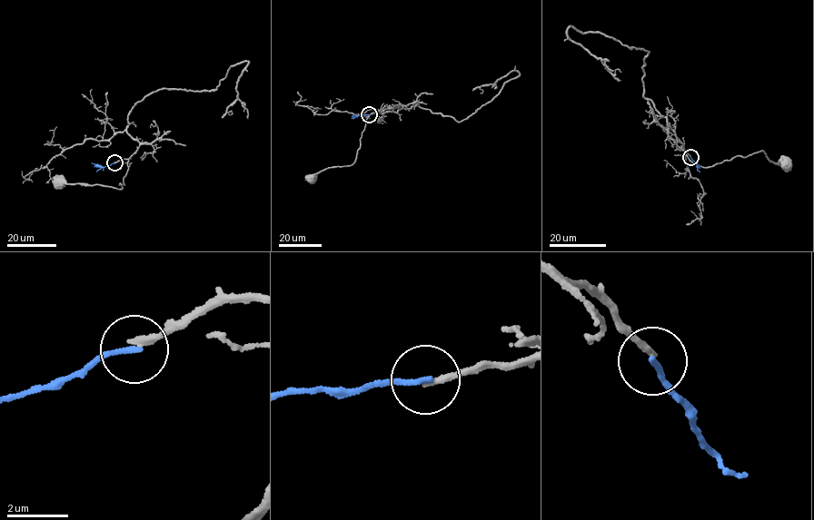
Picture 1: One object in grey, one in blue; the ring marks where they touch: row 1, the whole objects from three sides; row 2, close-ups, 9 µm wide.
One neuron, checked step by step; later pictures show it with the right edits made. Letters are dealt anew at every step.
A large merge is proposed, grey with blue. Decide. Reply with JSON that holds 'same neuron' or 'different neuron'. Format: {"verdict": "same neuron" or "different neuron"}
{"verdict": "different neuron"}

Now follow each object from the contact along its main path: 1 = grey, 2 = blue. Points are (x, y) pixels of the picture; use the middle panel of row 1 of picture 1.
1: (369, 114), (381, 111), (367, 118), (354, 162), (322, 170), (311, 179)
2: (369, 114), (352, 118)

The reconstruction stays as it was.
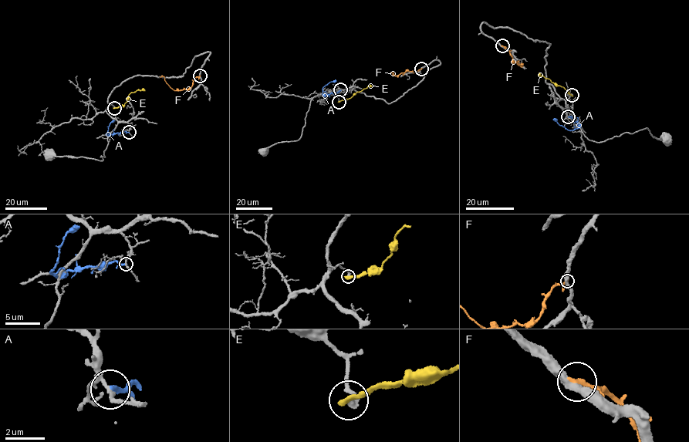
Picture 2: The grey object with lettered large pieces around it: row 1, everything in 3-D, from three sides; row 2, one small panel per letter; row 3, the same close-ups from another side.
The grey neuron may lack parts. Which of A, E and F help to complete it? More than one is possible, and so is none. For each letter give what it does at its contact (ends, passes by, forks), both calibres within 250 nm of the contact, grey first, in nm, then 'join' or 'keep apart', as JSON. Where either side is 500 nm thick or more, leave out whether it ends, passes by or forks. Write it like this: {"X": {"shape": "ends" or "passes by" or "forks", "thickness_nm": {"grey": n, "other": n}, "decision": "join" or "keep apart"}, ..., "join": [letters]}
{"A": {"shape": "ends", "thickness_nm": {"grey": 150, "other": 240}, "decision": "keep apart"}, "E": {"shape": "ends", "thickness_nm": {"grey": 240, "other": 340}, "decision": "keep apart"}, "F": {"shape": "passes by", "thickness_nm": {"grey": 440, "other": 170}, "decision": "keep apart"}, "join": []}

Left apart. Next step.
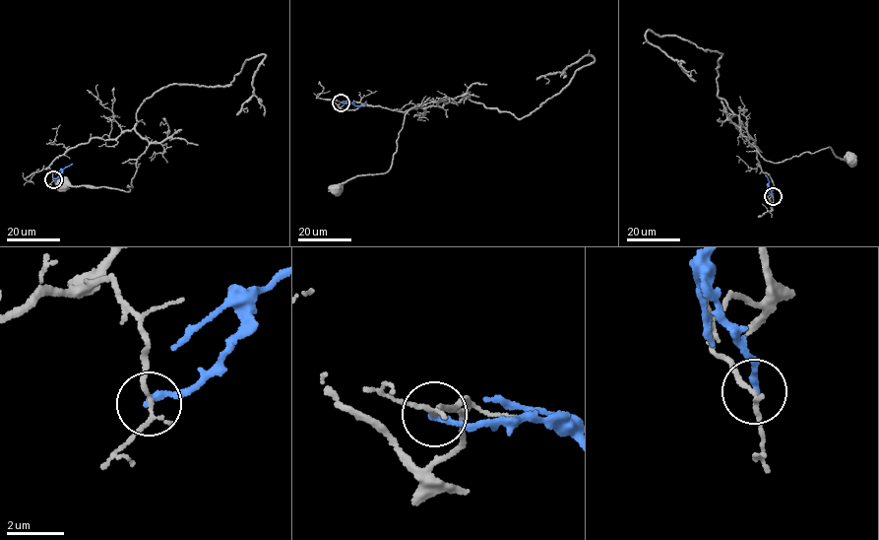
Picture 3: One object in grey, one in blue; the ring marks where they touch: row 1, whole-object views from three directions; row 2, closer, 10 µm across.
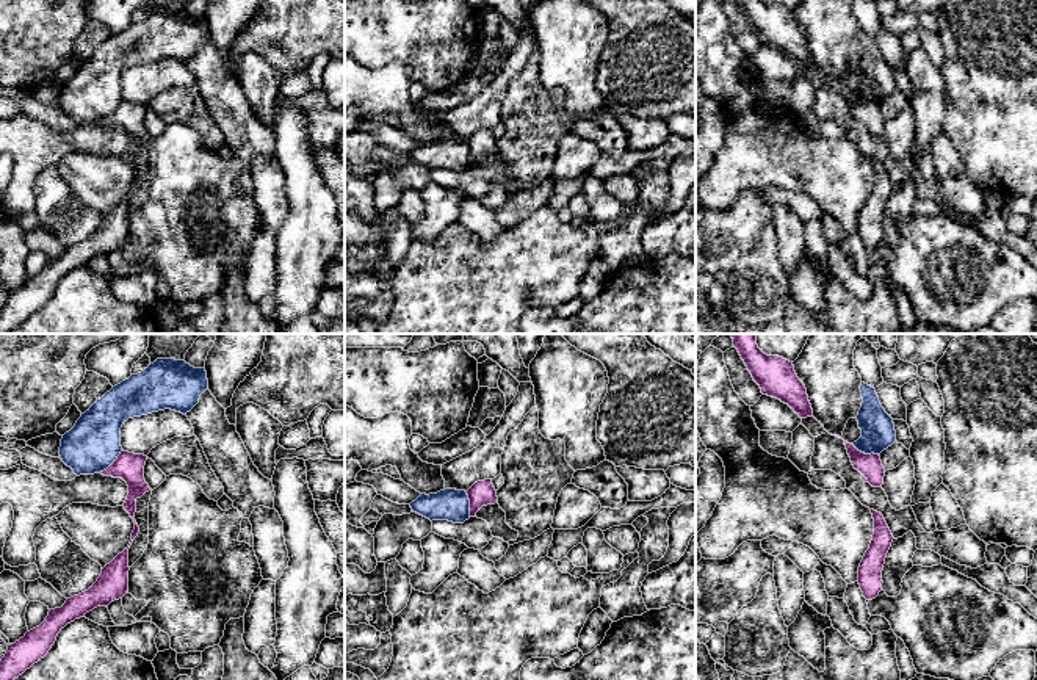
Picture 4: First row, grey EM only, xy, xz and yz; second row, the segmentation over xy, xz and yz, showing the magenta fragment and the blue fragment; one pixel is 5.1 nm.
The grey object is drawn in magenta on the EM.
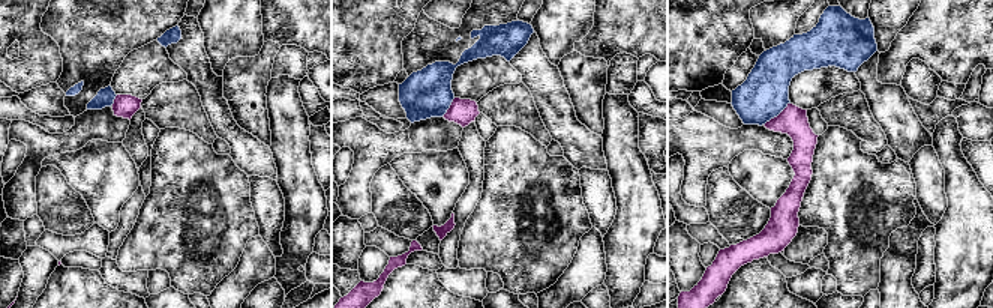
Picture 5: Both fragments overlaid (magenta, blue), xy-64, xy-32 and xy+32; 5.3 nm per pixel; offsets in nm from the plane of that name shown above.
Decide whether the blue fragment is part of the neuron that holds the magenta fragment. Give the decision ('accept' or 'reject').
reject

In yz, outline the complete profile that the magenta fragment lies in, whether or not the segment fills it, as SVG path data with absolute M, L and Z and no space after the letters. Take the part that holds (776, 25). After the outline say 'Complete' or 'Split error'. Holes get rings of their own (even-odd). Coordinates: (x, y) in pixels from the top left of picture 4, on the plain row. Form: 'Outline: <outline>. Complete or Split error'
Outline: M738 0L761 42L788 53L800 67L813 66L807 38L793 11L763 0Z. Complete

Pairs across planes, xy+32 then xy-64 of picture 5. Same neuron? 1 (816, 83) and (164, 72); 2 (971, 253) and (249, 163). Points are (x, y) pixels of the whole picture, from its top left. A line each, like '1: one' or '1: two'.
1: one
2: two

